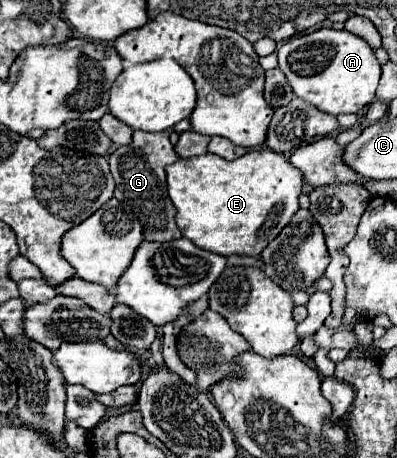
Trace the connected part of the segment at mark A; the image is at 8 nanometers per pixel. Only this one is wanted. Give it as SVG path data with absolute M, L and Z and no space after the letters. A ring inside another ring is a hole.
M320 28L312 34L290 38L276 50L278 68L286 74L294 94L318 110L338 116L358 112L374 100L380 80L380 64L374 50L346 30Z

